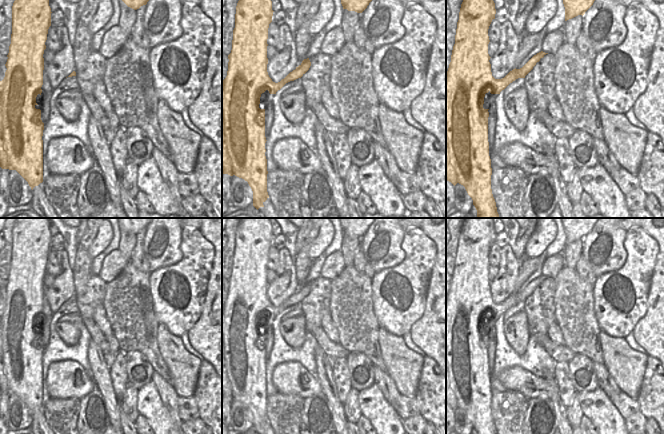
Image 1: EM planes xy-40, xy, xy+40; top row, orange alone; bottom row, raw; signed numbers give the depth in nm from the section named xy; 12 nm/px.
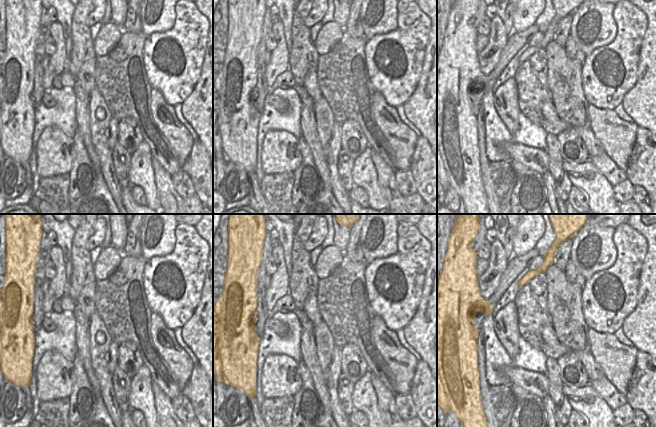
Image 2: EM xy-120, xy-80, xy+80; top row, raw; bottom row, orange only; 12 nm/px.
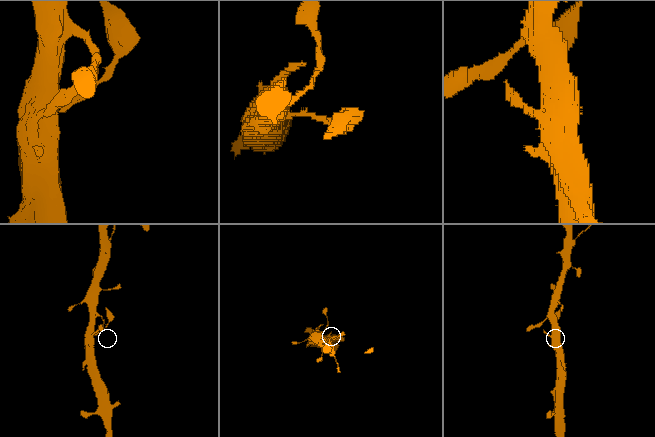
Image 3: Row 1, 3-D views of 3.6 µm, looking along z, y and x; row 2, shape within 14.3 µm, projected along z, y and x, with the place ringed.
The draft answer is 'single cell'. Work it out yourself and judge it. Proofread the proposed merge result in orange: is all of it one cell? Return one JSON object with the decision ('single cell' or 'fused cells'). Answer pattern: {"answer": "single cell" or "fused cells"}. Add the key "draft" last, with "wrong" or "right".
{"answer": "single cell", "draft": "right"}

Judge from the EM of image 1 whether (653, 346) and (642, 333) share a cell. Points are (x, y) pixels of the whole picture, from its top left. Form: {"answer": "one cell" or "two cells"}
{"answer": "one cell"}

